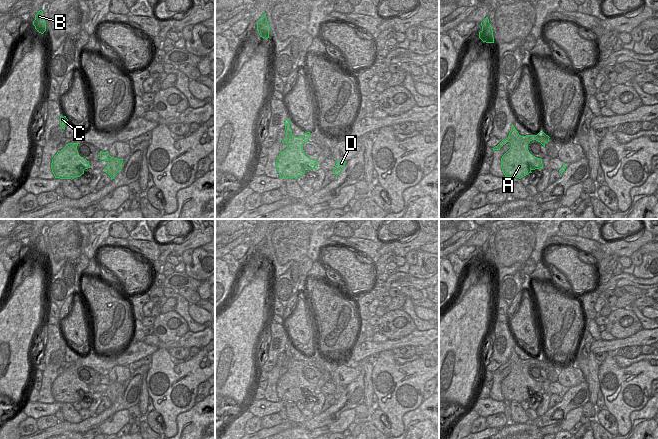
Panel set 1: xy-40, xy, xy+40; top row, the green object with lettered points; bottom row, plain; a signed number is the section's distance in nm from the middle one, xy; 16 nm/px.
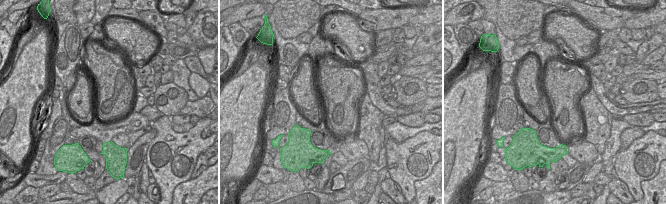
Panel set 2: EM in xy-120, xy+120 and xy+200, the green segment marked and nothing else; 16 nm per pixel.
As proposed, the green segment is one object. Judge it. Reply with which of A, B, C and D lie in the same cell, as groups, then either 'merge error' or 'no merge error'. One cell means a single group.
A C D / B | merge error

